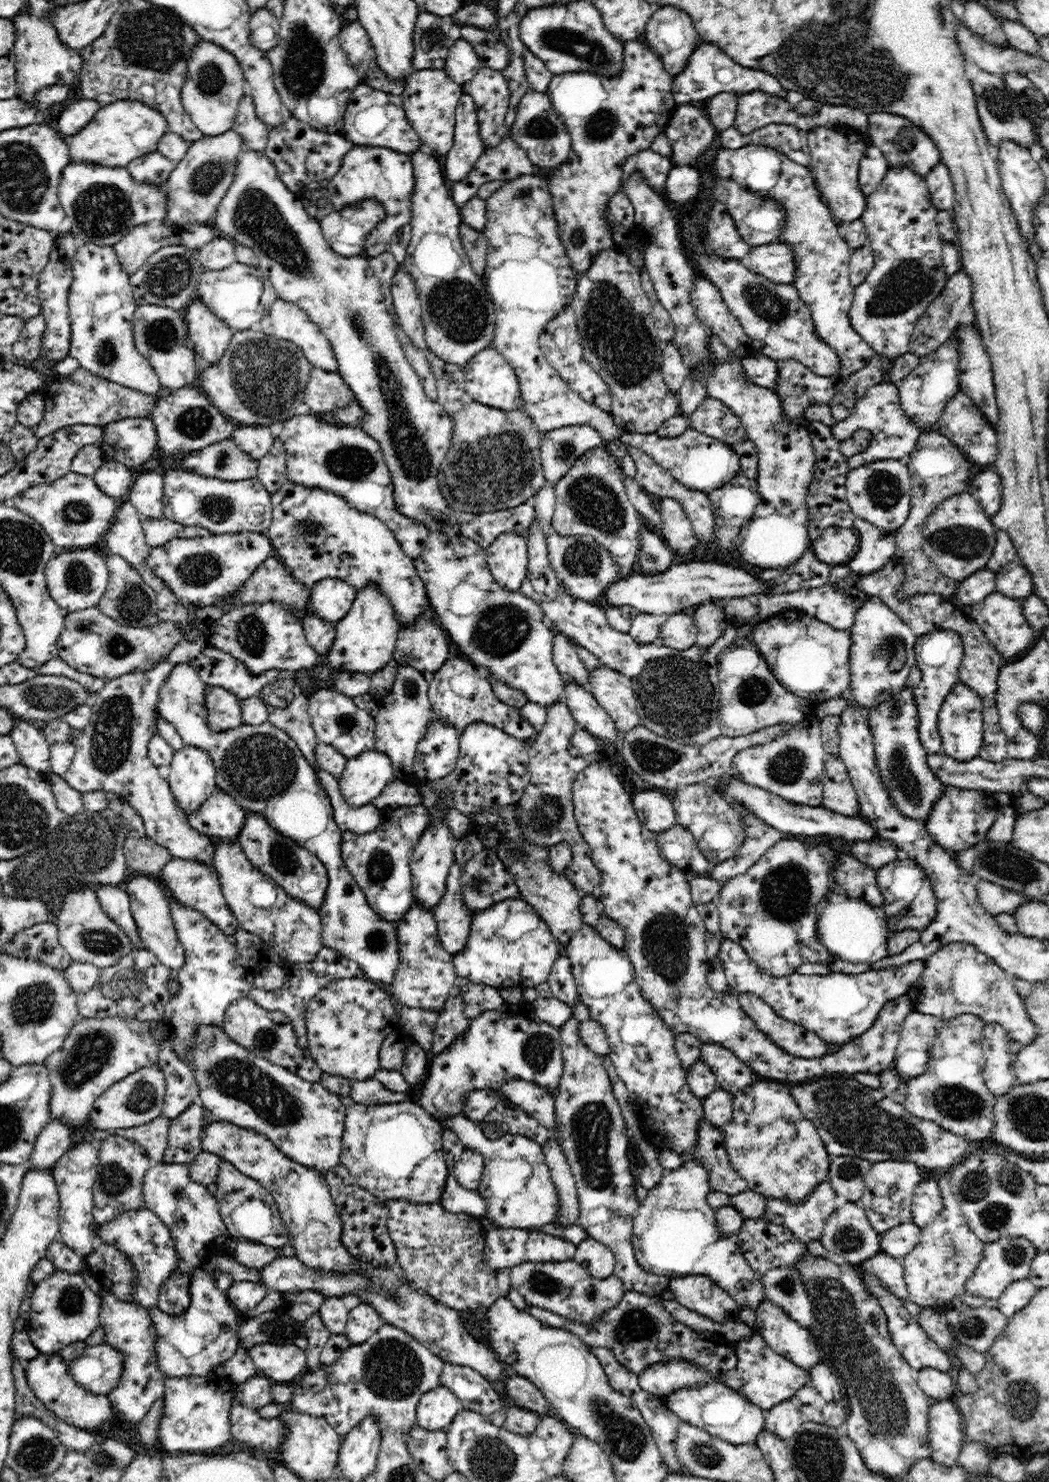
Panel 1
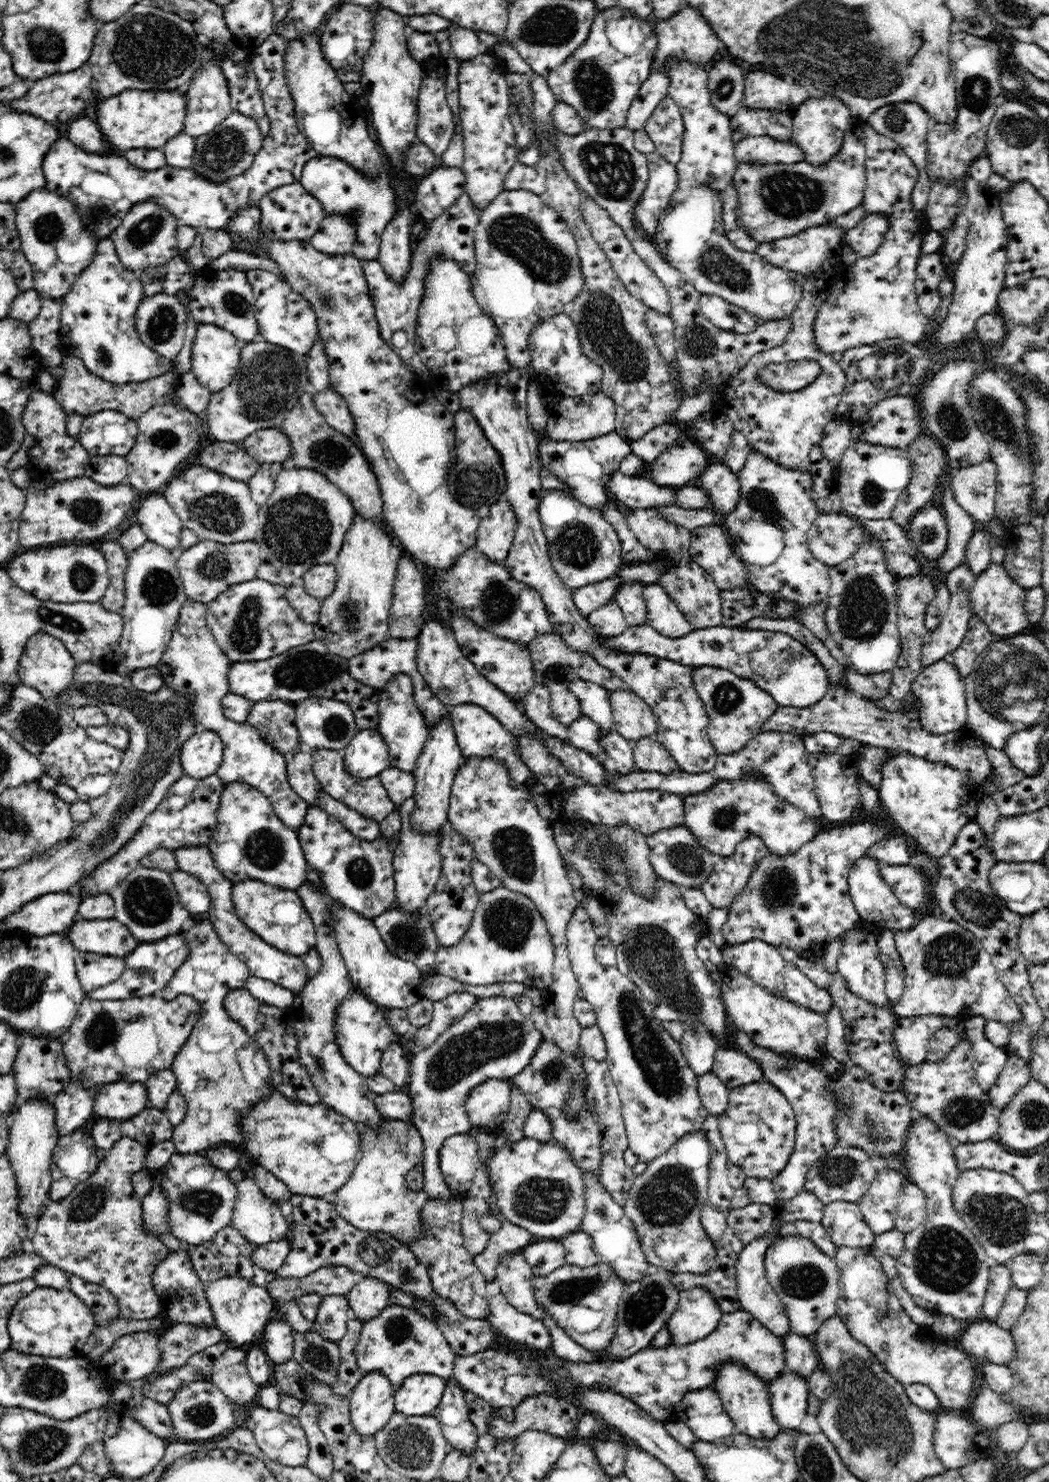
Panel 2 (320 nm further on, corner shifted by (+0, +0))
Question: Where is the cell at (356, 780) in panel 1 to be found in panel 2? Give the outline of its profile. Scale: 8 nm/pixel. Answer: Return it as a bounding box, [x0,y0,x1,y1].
[342,730,391,781]

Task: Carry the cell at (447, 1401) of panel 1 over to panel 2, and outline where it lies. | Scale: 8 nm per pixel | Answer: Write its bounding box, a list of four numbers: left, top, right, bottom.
[394,1374,447,1416]

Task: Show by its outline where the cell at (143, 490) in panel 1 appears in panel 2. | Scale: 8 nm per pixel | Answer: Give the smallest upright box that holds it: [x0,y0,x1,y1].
[136,490,184,554]

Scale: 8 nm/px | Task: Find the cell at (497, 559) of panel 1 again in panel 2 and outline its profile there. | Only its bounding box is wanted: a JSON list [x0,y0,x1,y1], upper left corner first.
[475,498,517,567]

